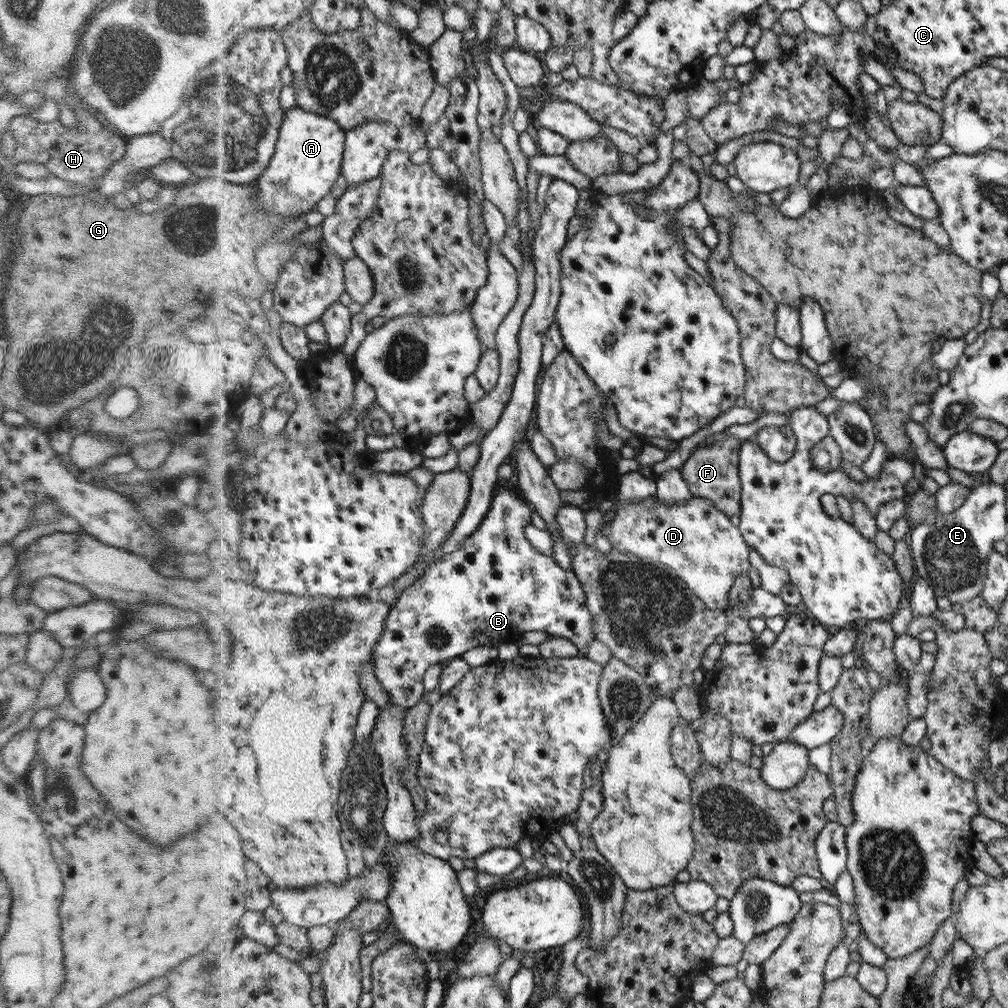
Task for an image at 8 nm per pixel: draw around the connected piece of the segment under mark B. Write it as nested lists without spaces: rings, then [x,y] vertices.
[[[508,490],[496,493],[486,517],[478,529],[464,539],[462,548],[432,563],[412,586],[399,593],[373,660],[376,675],[391,701],[409,711],[428,694],[425,686],[428,670],[444,660],[462,657],[471,648],[506,642],[520,643],[527,632],[534,631],[571,640],[578,650],[594,641],[595,622],[592,621],[587,596],[576,572],[564,570],[554,557],[541,553],[526,537],[524,528],[528,524],[531,524],[531,507],[527,502]]]

